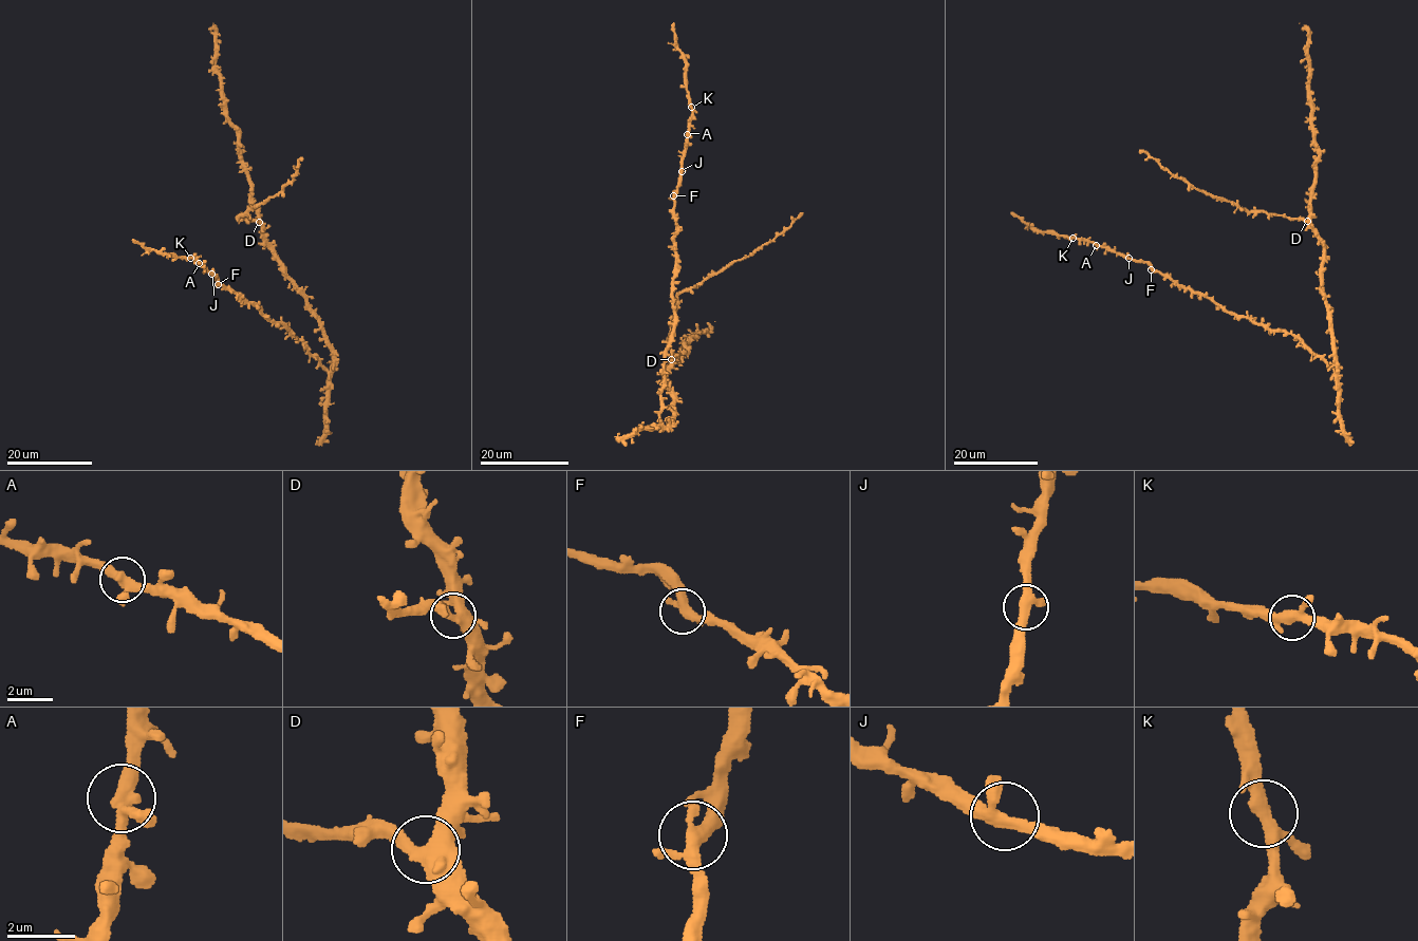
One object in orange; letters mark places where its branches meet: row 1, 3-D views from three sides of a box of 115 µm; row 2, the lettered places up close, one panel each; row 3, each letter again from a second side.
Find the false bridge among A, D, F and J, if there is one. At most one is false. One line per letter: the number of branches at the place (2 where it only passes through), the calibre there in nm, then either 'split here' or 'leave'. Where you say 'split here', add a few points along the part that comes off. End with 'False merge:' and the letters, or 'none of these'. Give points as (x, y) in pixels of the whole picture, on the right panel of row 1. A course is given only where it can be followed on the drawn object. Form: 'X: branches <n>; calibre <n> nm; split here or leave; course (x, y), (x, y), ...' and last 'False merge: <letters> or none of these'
A: branches 3; calibre 340 nm; leave
D: branches 3; calibre 380 nm; leave
F: branches 3; calibre 340 nm; leave
J: branches 3; calibre 340 nm; leave
False merge: none of these

